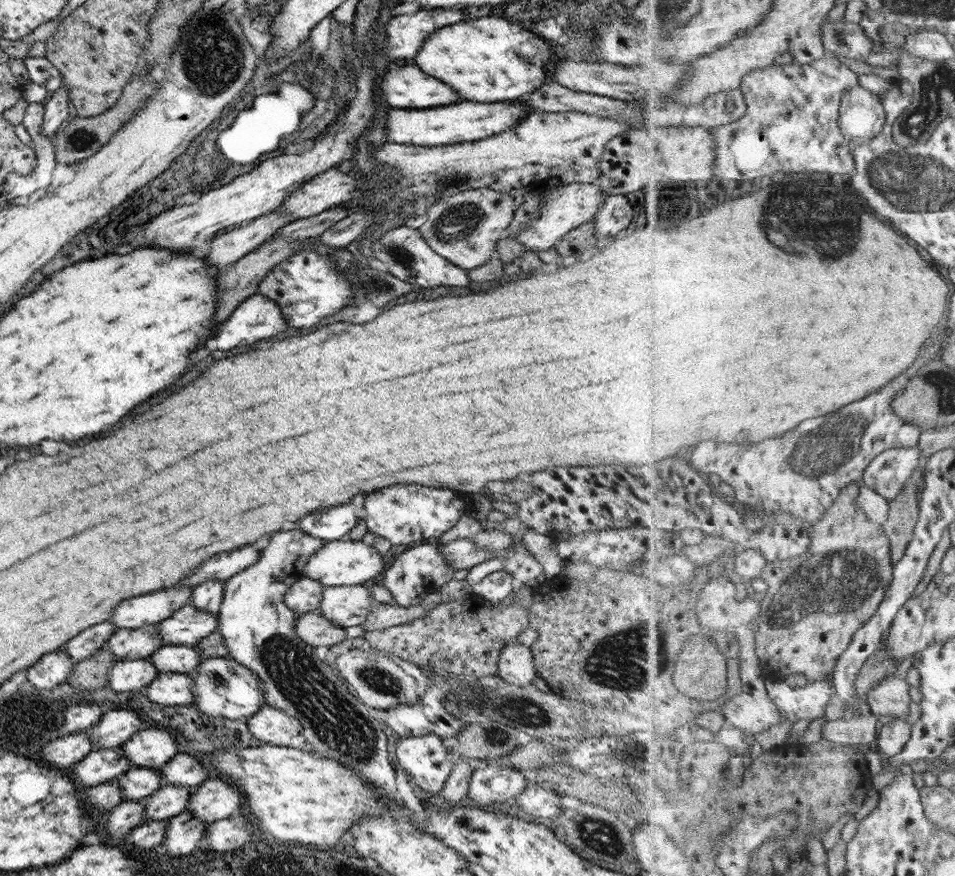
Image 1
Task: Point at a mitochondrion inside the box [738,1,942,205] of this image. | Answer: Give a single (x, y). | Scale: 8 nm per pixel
(840, 37)

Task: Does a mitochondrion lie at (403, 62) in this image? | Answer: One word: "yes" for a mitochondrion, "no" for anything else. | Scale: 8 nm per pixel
no

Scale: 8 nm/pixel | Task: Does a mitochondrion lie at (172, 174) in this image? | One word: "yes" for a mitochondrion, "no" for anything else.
no

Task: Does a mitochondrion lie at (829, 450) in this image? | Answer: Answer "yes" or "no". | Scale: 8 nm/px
yes

